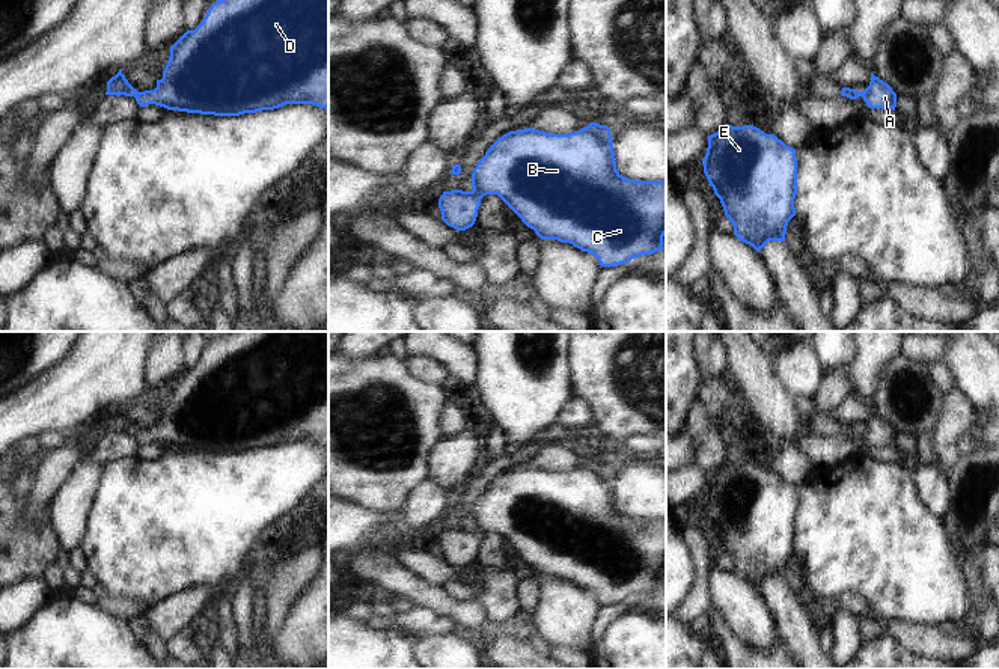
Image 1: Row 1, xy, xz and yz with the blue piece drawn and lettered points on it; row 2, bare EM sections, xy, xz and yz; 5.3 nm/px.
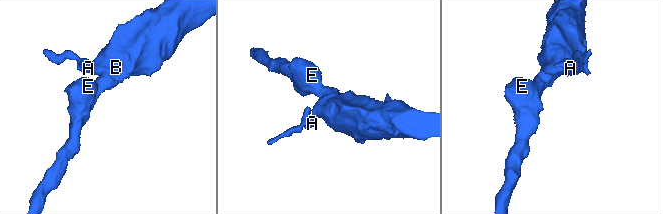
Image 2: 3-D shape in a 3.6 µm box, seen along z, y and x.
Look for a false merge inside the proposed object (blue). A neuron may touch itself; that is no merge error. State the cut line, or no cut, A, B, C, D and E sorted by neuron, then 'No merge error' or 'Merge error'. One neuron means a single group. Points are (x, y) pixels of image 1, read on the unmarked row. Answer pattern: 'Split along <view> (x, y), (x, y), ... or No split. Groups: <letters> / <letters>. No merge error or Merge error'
No split. Groups: A B C D E. No merge error

